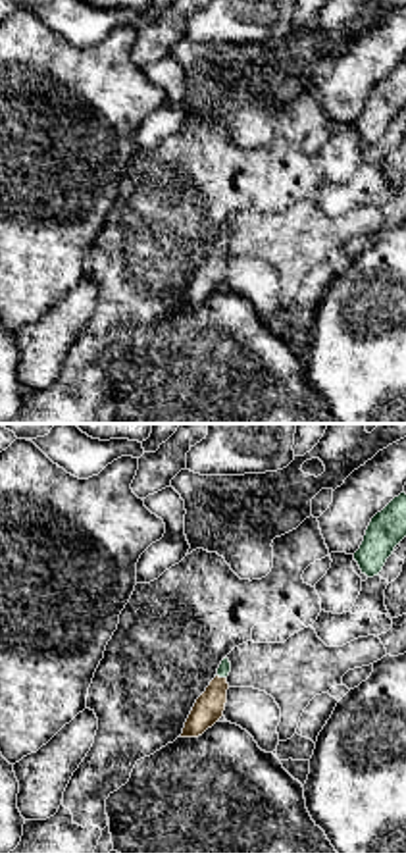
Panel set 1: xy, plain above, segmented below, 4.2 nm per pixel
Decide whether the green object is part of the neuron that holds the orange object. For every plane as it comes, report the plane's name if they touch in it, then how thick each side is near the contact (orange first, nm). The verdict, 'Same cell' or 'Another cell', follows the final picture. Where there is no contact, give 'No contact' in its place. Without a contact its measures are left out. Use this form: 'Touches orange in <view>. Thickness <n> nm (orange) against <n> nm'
Touches orange in xy. Thickness 120 nm (orange) against 50 nm

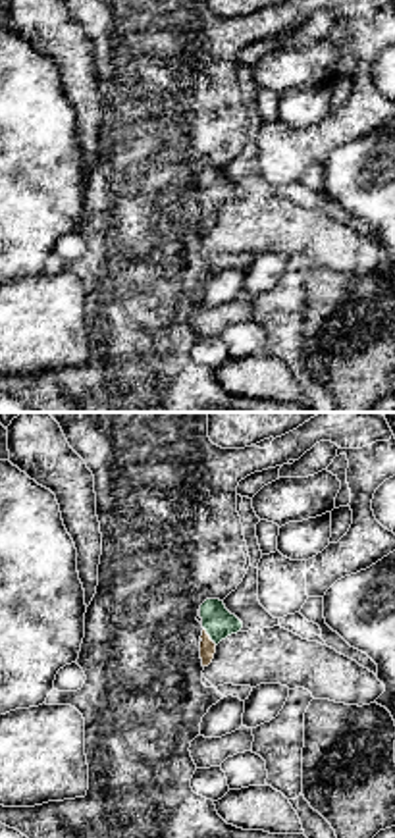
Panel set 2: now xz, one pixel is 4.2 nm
Touches orange in xz. Thickness 60 nm (orange) against 130 nm

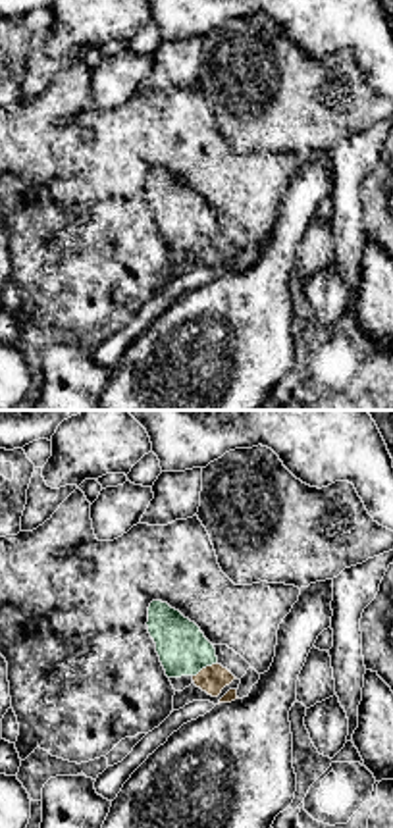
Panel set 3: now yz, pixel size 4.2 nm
Touches orange in yz. Thickness 110 nm (orange) against 200 nm

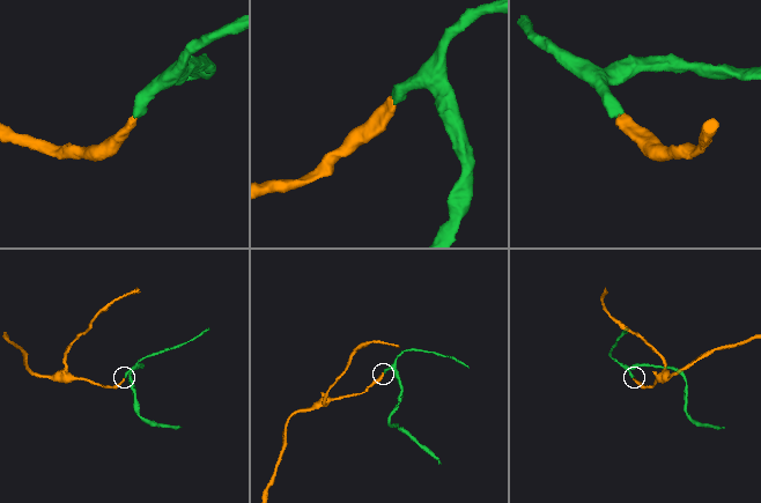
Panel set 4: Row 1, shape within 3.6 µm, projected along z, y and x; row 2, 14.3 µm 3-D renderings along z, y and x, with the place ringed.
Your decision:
Same cell

